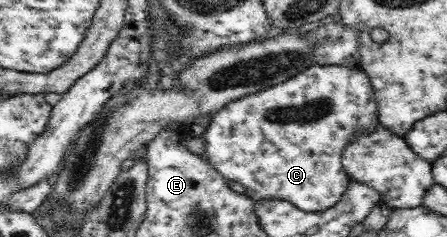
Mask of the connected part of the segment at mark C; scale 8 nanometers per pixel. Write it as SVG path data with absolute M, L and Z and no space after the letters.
M314 65L304 70L304 72L298 73L294 78L289 78L286 82L273 85L272 87L268 87L251 95L243 96L238 100L233 100L224 108L214 112L212 114L211 123L203 133L204 149L206 149L205 160L208 160L208 163L212 163L212 167L214 167L220 175L224 176L226 180L240 182L245 188L245 194L255 201L258 199L278 198L290 201L295 210L306 212L325 211L327 208L333 207L349 189L351 178L343 169L343 164L341 163L342 151L345 150L345 146L351 140L354 140L354 136L358 136L358 134L376 132L376 126L378 126L379 123L379 112L375 95L373 94L371 80L369 76L364 73L364 70L352 70L340 65Z

